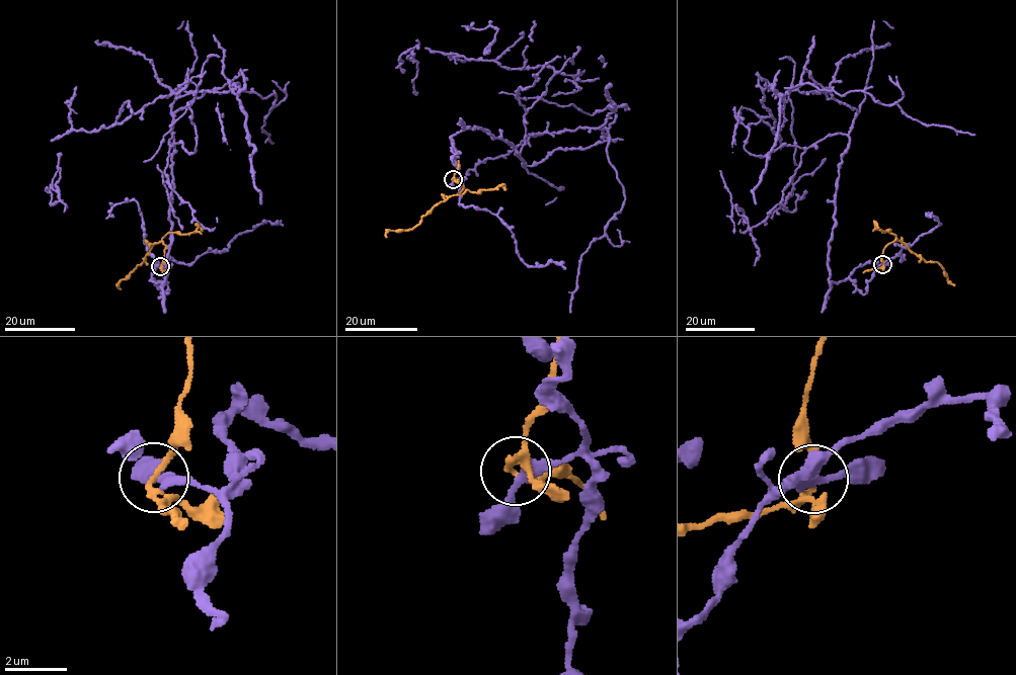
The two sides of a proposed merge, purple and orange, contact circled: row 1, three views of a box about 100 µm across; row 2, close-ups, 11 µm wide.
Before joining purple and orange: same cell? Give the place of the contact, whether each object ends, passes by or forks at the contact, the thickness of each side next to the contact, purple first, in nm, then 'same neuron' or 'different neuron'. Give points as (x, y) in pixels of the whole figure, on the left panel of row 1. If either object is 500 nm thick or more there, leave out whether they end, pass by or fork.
at (160, 266); purple passes by; orange passes by; 280 nm thick on the purple side, 160 nm on the other; different neuron

